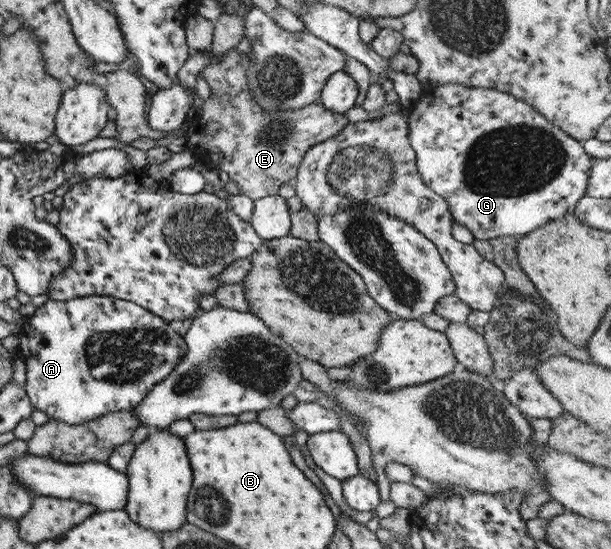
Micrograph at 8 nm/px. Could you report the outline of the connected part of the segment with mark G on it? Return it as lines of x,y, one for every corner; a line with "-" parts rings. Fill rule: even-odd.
444,82
438,86
424,88
422,96
412,104
412,108
405,111
406,123
408,123
408,141
414,150
417,172
426,187
429,187
435,195
438,195
447,206
452,220
457,225
464,227
478,240
486,240
502,236
524,236
534,229
550,221
571,214
576,203
585,196
586,182
592,159
582,149
581,142
572,139
567,133
550,123
542,114
536,112
528,102
514,98
510,94
496,89
484,89
480,87
464,86
456,82

